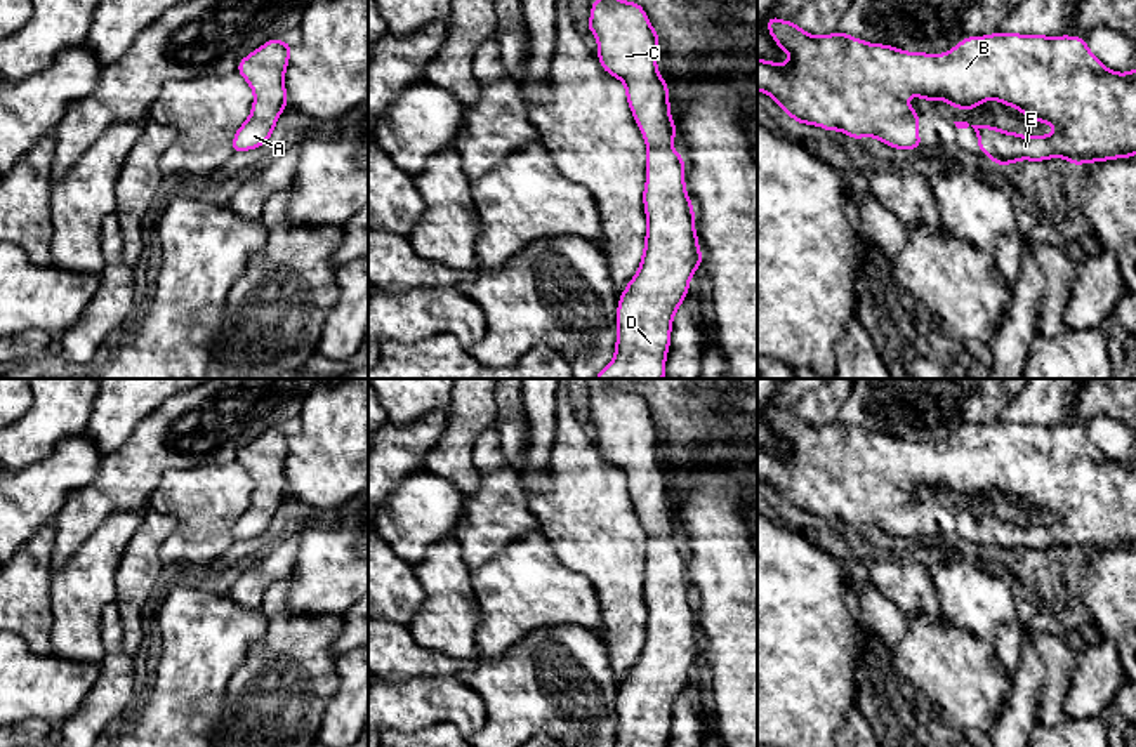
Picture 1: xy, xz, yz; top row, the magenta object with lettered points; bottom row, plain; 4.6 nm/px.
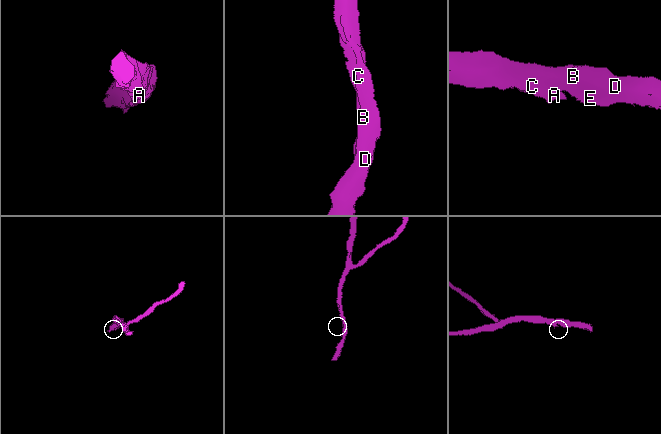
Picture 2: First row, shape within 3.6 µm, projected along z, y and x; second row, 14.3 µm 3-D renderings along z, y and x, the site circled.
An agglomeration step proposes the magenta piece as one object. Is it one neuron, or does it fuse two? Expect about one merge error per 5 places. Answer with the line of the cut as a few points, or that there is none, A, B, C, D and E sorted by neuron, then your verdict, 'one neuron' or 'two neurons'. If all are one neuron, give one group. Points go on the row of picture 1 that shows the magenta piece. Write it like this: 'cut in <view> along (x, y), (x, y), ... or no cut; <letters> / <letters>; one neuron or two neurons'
no cut; A B C D E; one neuron

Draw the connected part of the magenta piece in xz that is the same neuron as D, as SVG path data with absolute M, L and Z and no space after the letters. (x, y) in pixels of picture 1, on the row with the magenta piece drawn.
M625 0L592 2L585 28L598 40L601 68L625 85L646 142L643 257L618 299L613 360L594 379L664 379L672 320L702 266L702 250L684 184L686 165L672 146L677 130L669 85L655 59L660 35L643 5Z

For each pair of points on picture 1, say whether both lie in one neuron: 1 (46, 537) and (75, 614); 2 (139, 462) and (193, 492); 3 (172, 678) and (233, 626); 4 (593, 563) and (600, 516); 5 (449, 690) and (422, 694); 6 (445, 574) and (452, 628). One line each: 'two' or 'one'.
1: two
2: two
3: one
4: one
5: one
6: one

